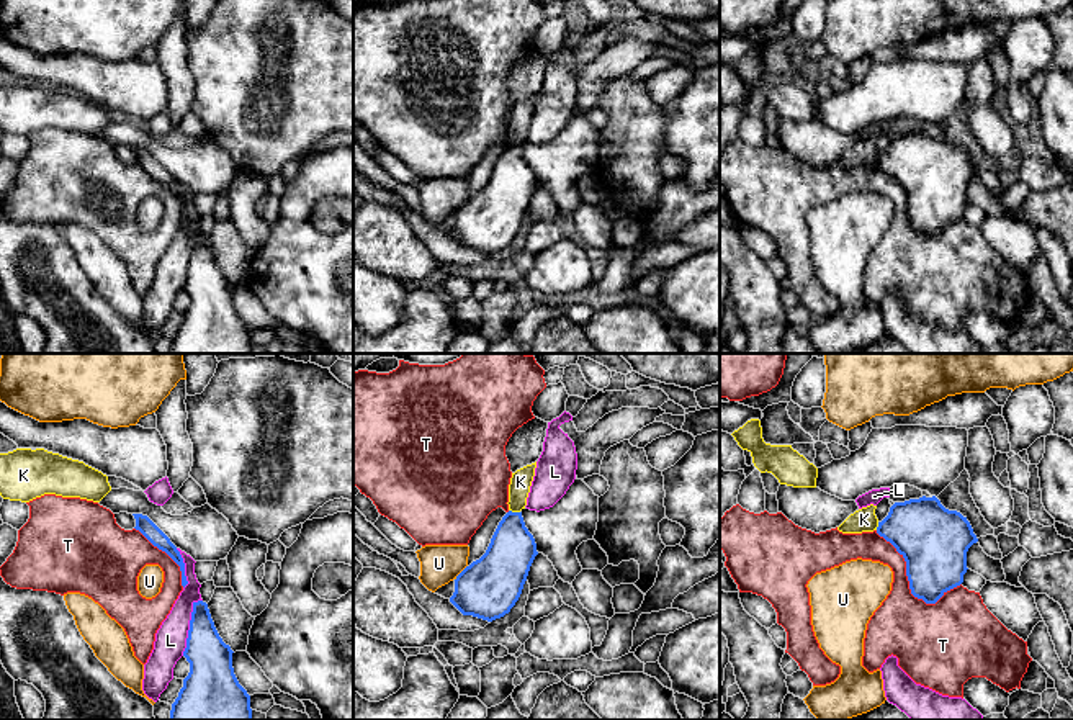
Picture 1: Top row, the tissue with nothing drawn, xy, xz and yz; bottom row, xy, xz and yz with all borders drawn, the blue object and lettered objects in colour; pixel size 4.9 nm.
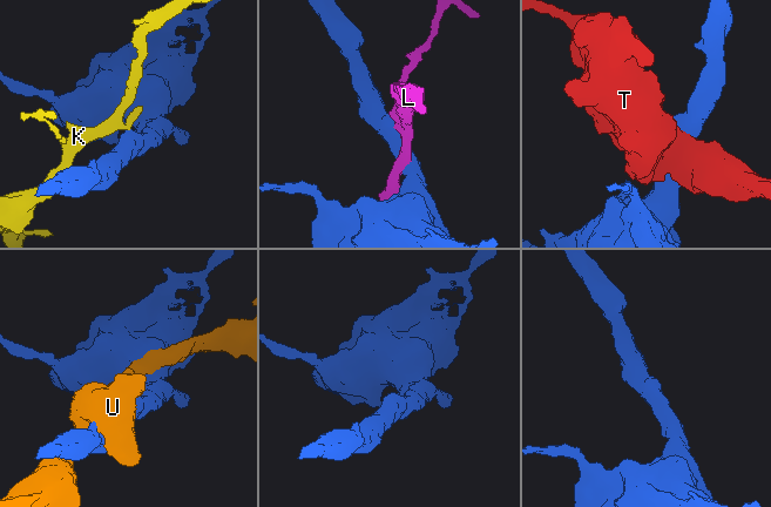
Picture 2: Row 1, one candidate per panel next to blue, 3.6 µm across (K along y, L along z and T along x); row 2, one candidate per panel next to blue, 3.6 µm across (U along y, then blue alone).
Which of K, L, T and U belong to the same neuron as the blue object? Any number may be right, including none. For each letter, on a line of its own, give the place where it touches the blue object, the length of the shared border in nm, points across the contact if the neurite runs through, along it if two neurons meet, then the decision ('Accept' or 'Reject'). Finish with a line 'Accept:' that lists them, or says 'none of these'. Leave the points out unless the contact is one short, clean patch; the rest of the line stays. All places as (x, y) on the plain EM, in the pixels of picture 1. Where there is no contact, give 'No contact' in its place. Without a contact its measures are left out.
K: Touches blue at xz (514, 146). Shared border 60 nm. Boundary: xz (509, 143), (519, 146). Reject
L: Touches blue at xy (190, 259). Shared border 300 nm. Reject
T: Touches blue at yz (910, 220). Shared border 500 nm. Reject
U: Touches blue at xz (460, 206). Shared border 100 nm. Reject
Accept: none of these

